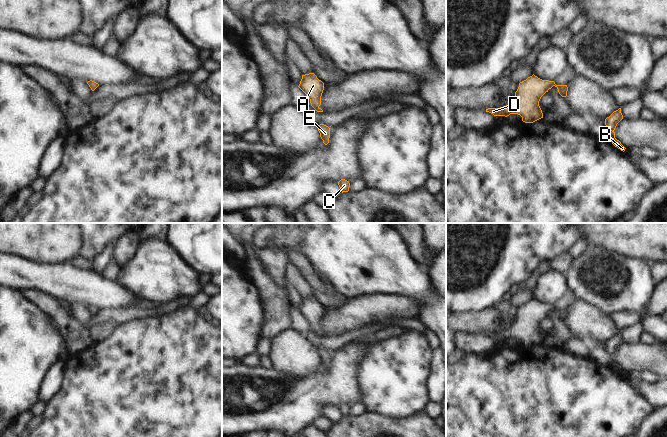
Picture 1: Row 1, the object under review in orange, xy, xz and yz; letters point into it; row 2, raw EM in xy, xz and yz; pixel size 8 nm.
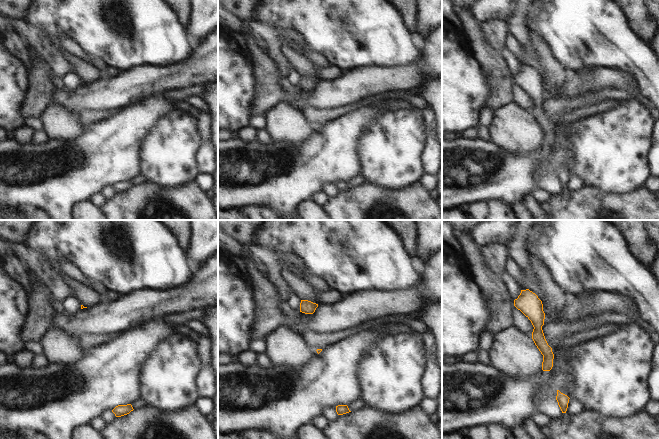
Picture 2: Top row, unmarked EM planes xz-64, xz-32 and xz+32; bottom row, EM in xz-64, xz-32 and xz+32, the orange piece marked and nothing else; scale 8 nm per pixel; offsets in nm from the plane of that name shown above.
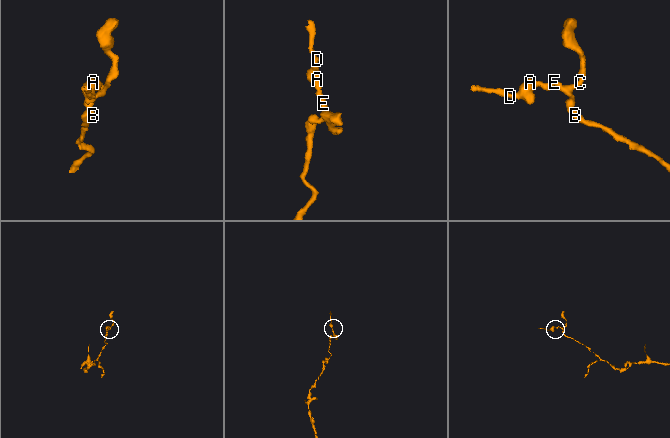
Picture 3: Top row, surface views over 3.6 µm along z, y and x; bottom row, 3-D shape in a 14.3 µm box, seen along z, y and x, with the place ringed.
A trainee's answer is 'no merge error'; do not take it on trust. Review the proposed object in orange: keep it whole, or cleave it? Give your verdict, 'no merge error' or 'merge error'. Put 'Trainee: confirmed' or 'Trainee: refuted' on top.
Trainee: confirmed
no merge error

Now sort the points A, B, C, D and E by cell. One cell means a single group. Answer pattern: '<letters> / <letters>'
A B C D E

